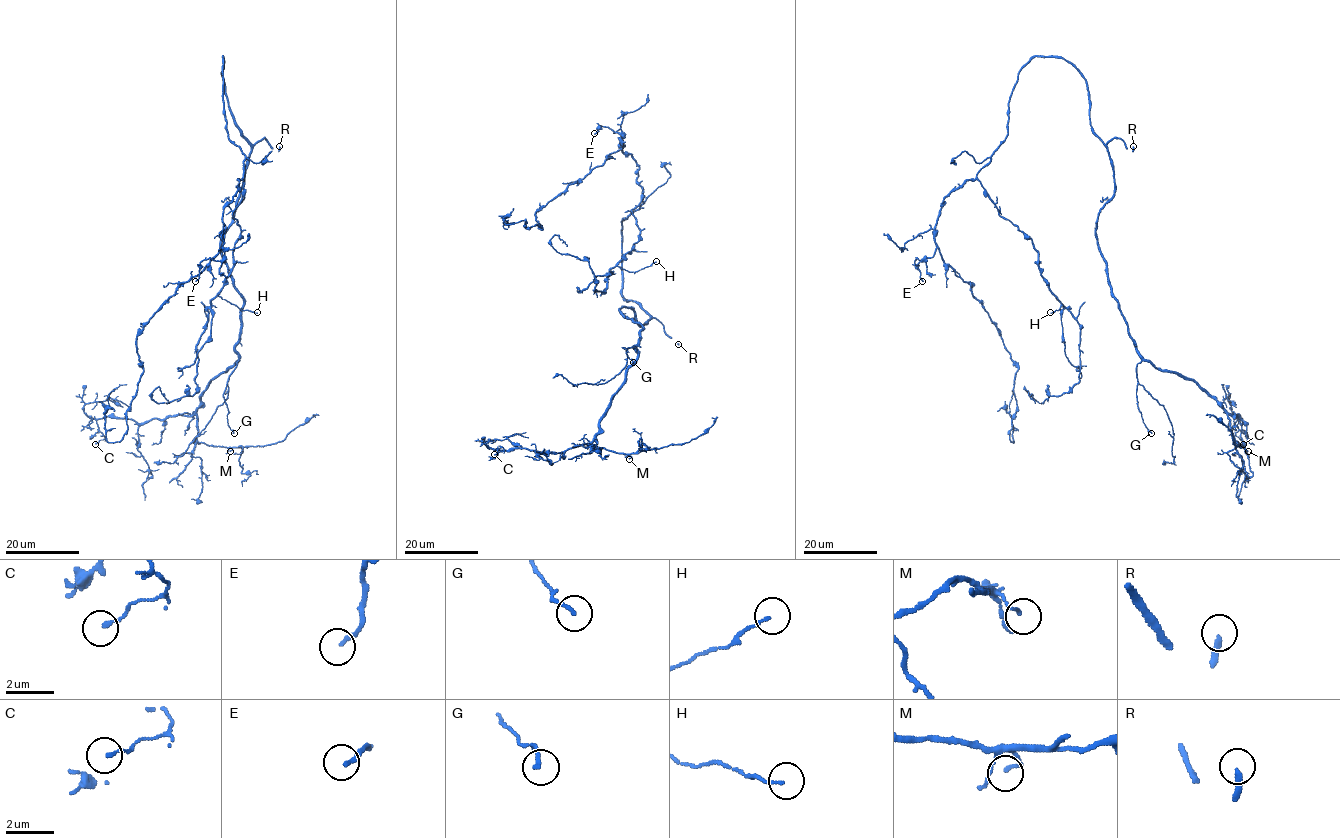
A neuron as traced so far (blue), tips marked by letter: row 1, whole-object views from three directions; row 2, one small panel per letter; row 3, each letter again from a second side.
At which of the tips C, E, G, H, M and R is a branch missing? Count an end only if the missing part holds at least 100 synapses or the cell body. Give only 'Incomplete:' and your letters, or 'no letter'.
Incomplete: R

